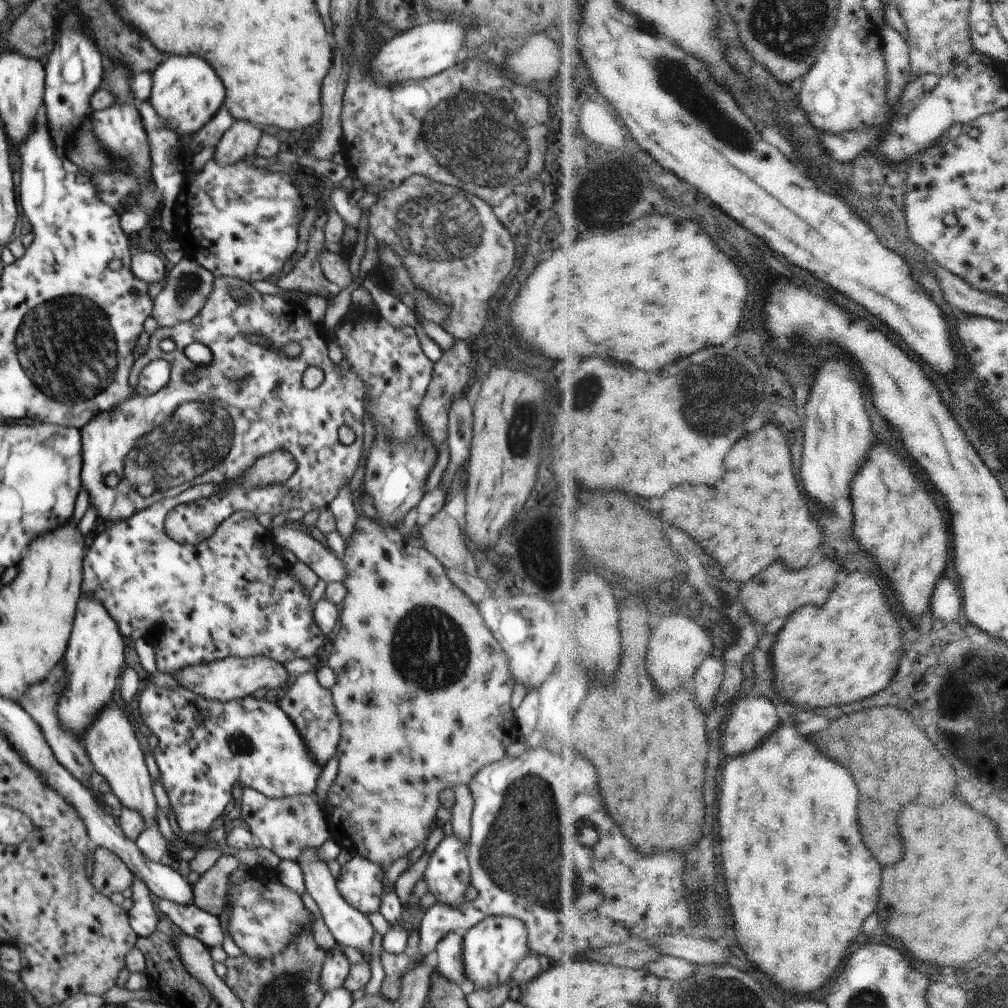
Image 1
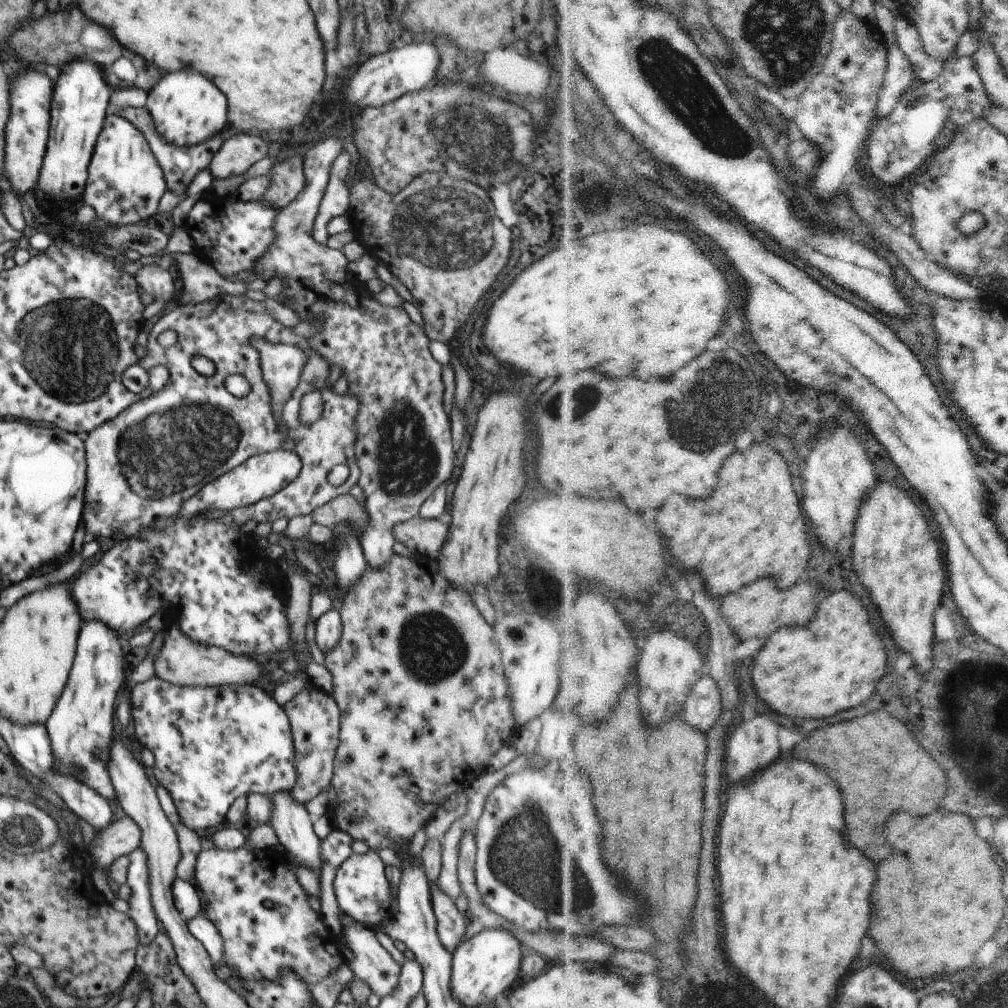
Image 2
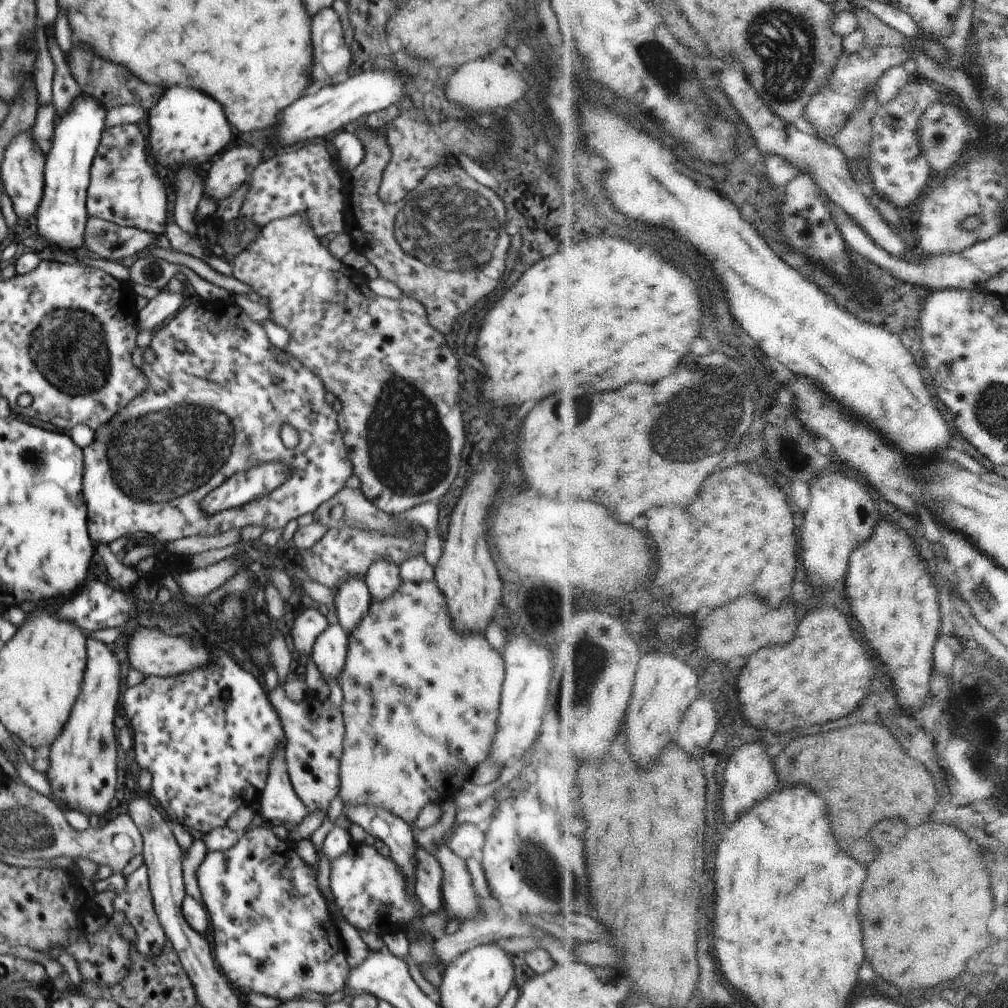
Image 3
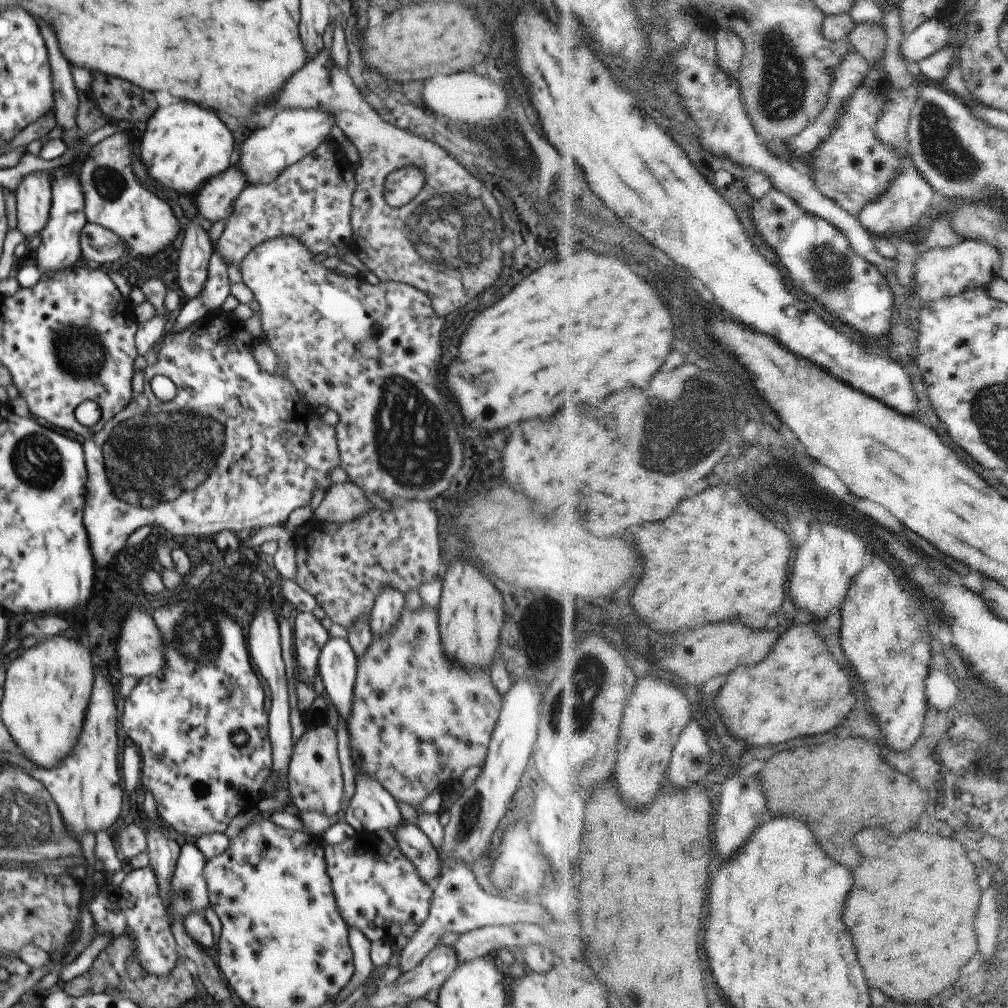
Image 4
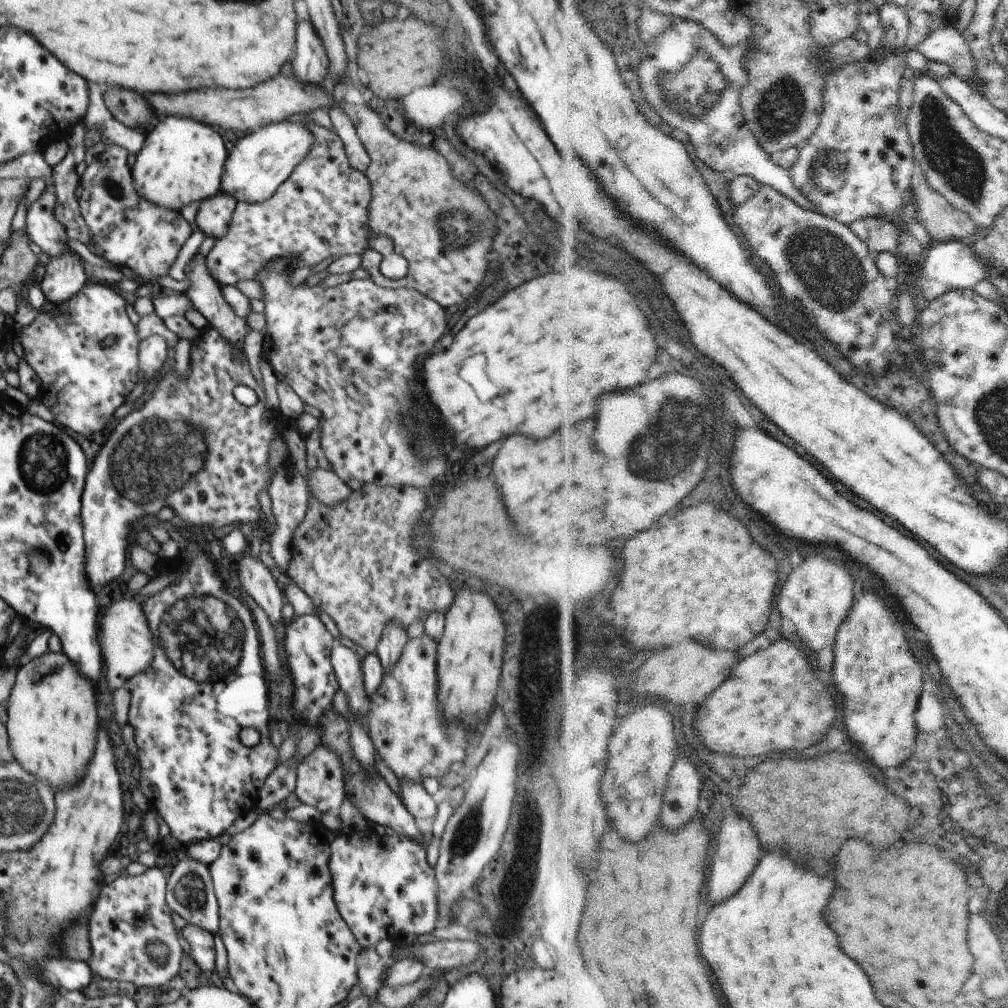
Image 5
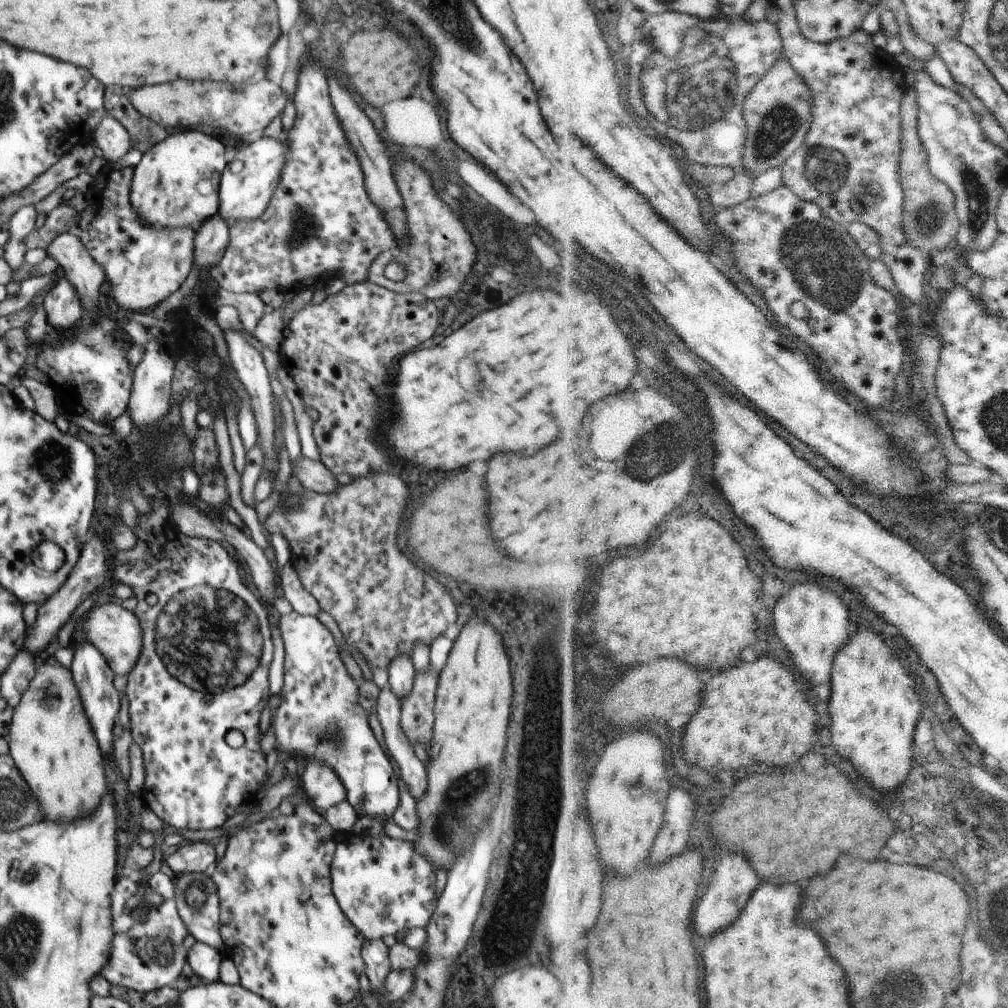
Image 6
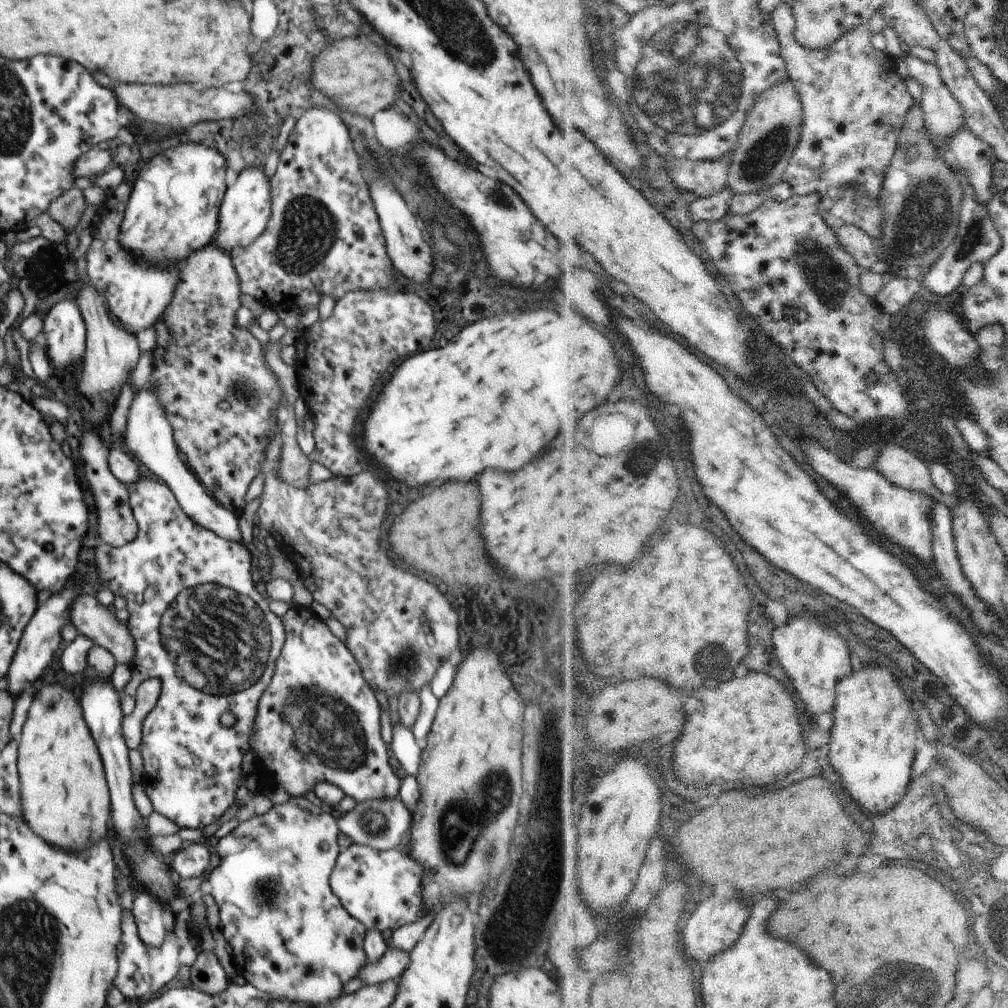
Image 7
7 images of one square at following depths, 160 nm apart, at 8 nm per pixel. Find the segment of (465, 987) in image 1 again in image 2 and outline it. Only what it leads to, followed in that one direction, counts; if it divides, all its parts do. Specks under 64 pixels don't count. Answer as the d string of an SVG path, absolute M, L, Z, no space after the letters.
M431 882L430 888L439 941L453 953L465 934L465 916L458 911L454 900L440 889L438 883Z

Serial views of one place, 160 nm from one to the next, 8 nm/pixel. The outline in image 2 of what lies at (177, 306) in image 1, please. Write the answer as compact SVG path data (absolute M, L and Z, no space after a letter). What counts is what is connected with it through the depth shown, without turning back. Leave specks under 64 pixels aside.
M174 253L173 258L178 262L183 282L183 294L178 302L180 306L202 303L218 294L245 296L248 292L246 282L229 282L210 264L200 261L192 253Z

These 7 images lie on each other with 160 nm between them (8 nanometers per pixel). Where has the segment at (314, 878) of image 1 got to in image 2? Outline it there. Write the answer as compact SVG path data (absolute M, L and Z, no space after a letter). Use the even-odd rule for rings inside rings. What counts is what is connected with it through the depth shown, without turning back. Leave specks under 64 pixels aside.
M288 791L268 796L273 809L269 820L286 851L295 856L296 863L321 872L321 840L318 839L306 807ZM354 922L352 926L343 926L342 930L344 939L354 952L354 959L348 966L354 978L366 982L371 992L382 999L396 990L401 964L378 942L374 928Z

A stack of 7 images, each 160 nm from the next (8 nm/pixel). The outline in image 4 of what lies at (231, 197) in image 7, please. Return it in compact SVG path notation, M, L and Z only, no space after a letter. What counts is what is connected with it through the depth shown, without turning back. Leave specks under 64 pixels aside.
M282 109L278 110L272 122L266 127L256 128L235 152L235 163L245 174L250 185L267 185L280 173L314 152L330 137L330 128L335 120L322 109Z

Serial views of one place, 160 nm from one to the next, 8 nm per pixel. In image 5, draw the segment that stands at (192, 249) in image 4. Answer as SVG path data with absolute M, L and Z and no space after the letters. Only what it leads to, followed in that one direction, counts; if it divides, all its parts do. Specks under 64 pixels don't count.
M196 254L190 261L191 271L189 273L186 272L186 277L189 278L190 286L187 290L186 294L190 297L190 300L193 302L194 309L198 310L204 318L209 322L210 327L216 329L232 346L239 350L242 353L242 356L245 357L243 353L244 348L244 338L246 338L246 334L248 334L250 328L247 325L246 320L236 316L236 313L231 309L231 306L224 300L223 294L221 293L220 284L216 282L207 271L207 266L205 265L205 258Z

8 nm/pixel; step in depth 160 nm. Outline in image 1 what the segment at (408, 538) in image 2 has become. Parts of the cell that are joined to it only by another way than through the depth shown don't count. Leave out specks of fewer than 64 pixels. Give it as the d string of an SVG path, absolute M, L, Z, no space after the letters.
M440 510L432 518L418 525L420 525L418 532L422 539L422 548L432 554L445 569L460 568L464 565L471 547L464 531L448 512Z

